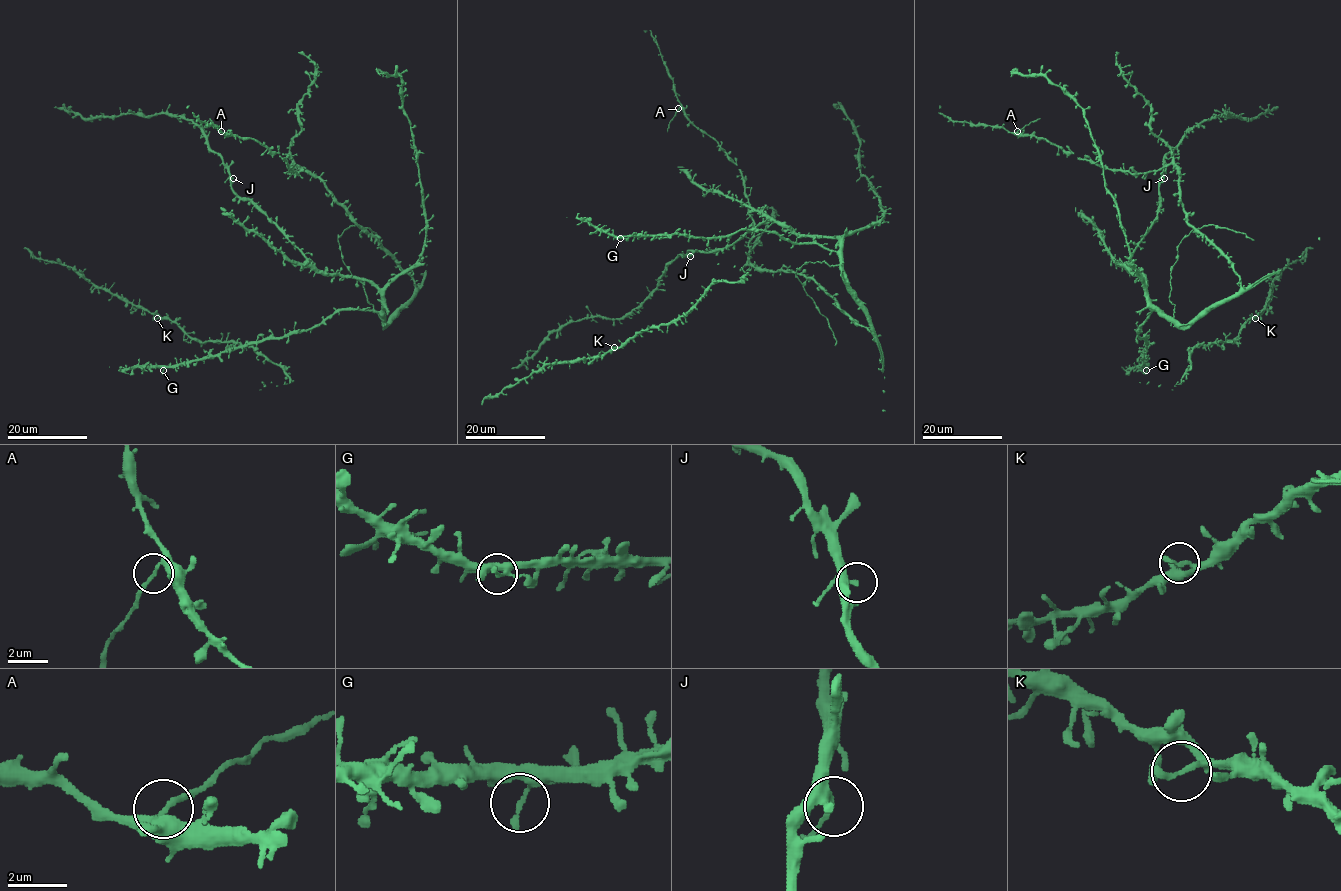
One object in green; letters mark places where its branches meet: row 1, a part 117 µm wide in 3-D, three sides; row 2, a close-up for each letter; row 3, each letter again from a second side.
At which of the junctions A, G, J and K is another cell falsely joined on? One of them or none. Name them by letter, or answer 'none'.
A

